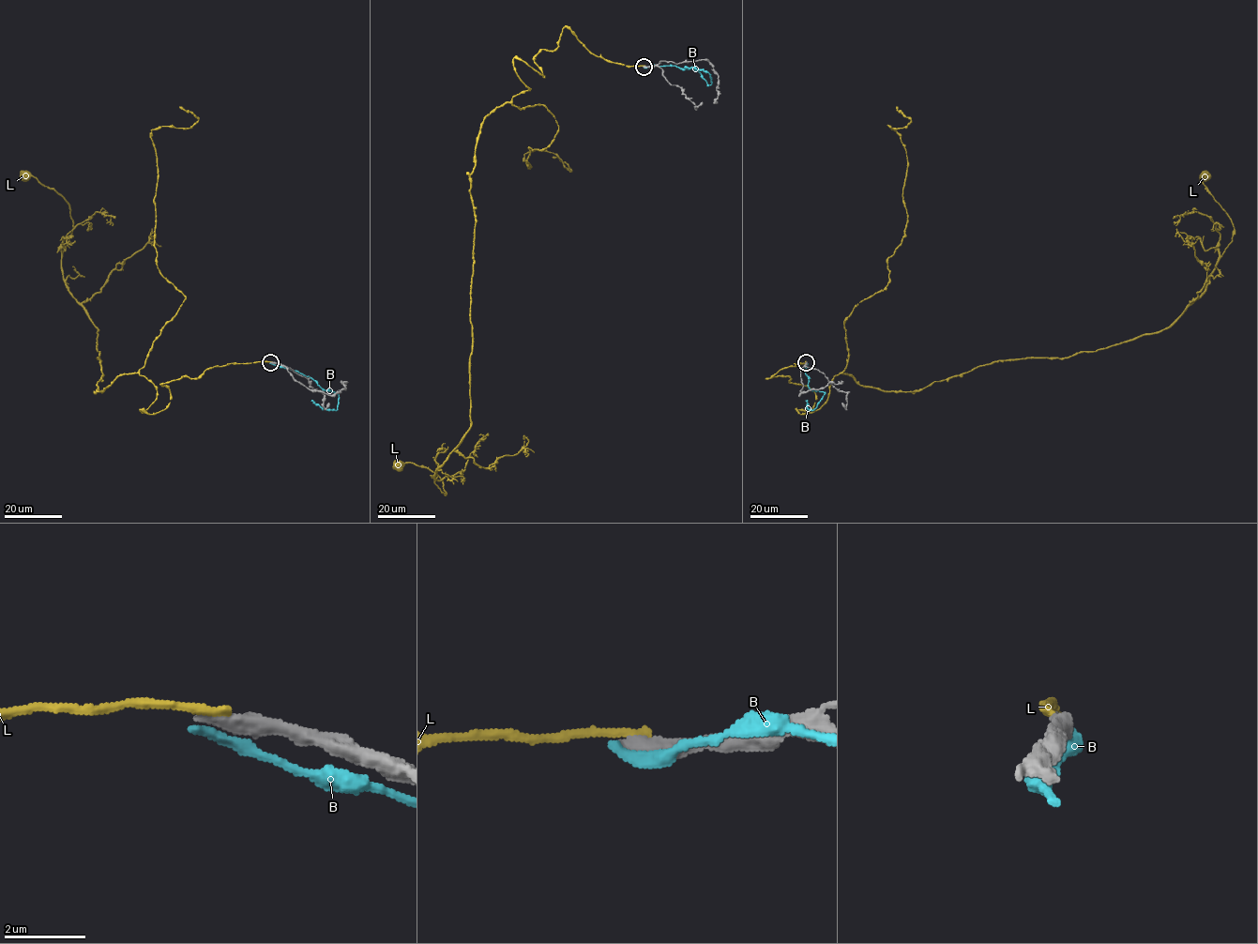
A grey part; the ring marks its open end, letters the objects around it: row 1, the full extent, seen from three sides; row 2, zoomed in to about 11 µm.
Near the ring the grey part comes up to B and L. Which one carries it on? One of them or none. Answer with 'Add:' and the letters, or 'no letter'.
Add: no letter

